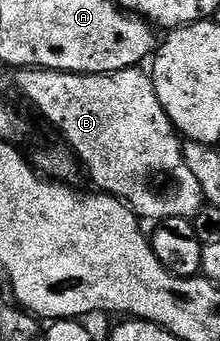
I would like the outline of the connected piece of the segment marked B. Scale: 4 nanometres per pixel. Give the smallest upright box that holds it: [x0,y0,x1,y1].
[16,67,203,222]

